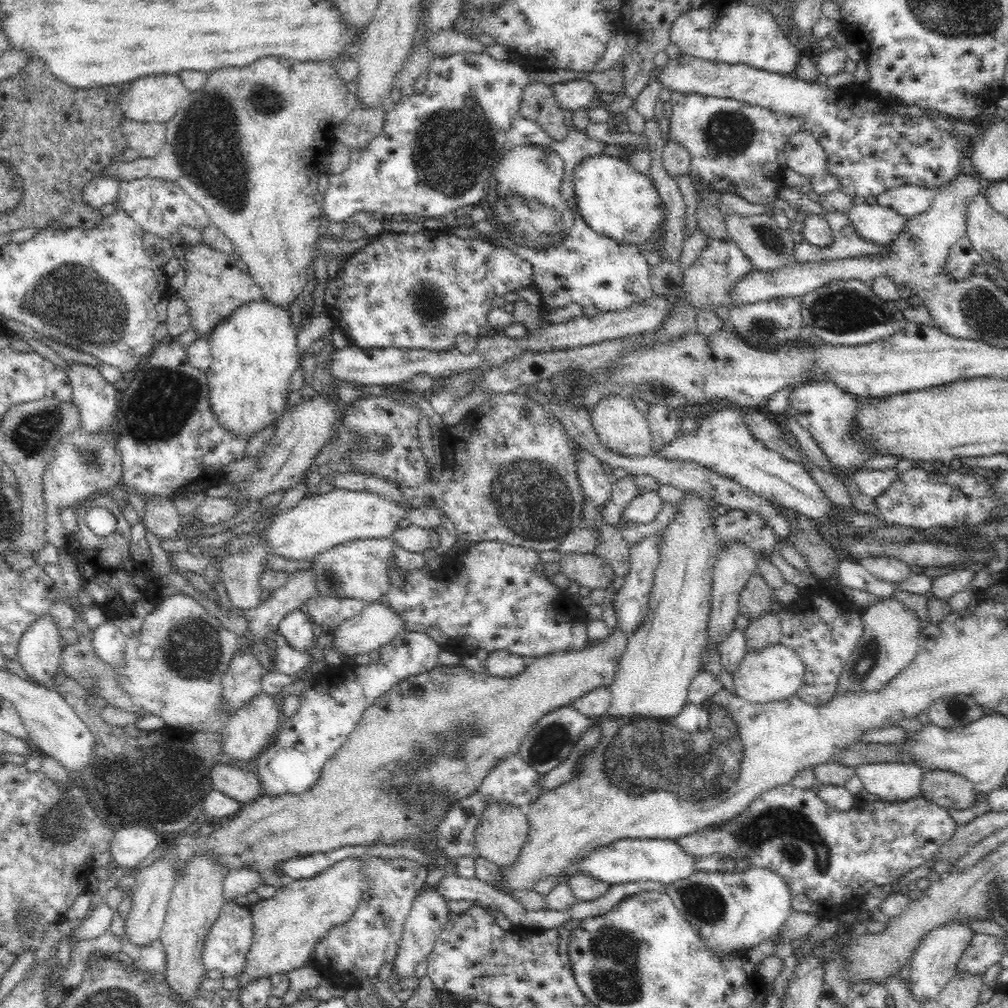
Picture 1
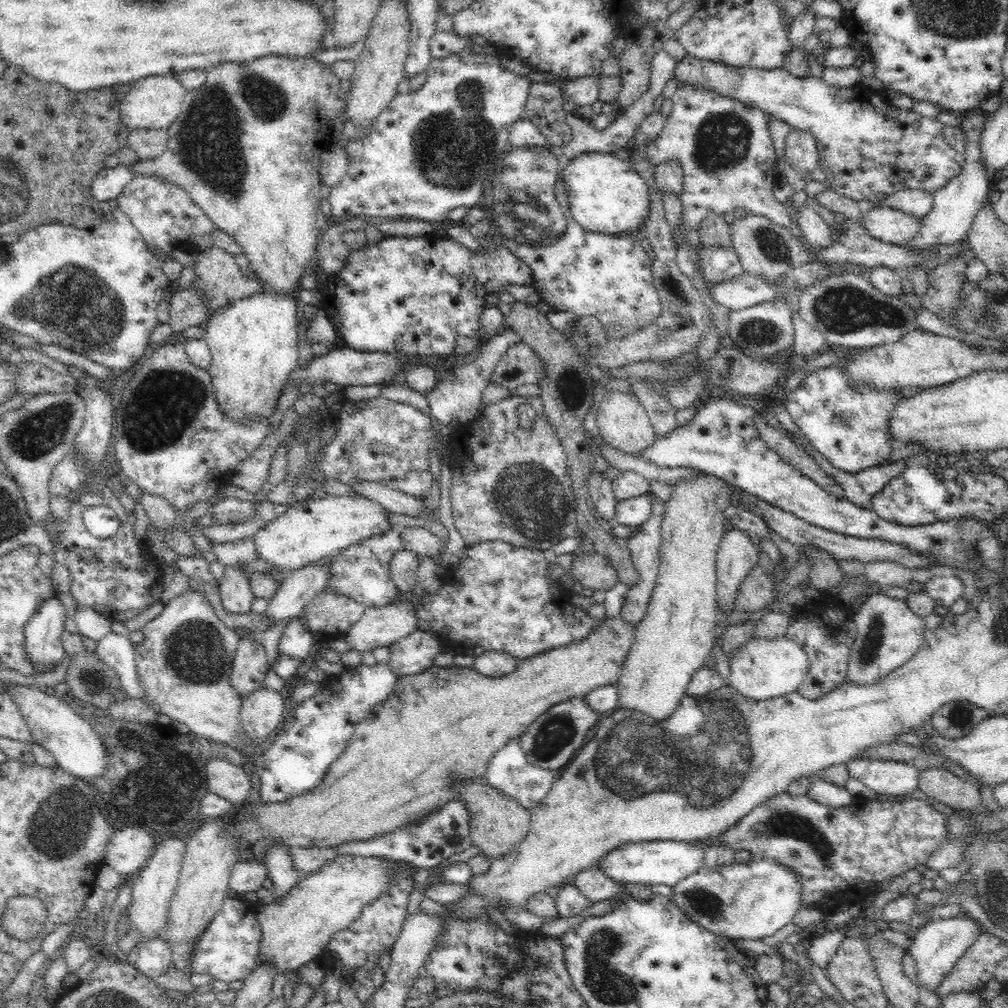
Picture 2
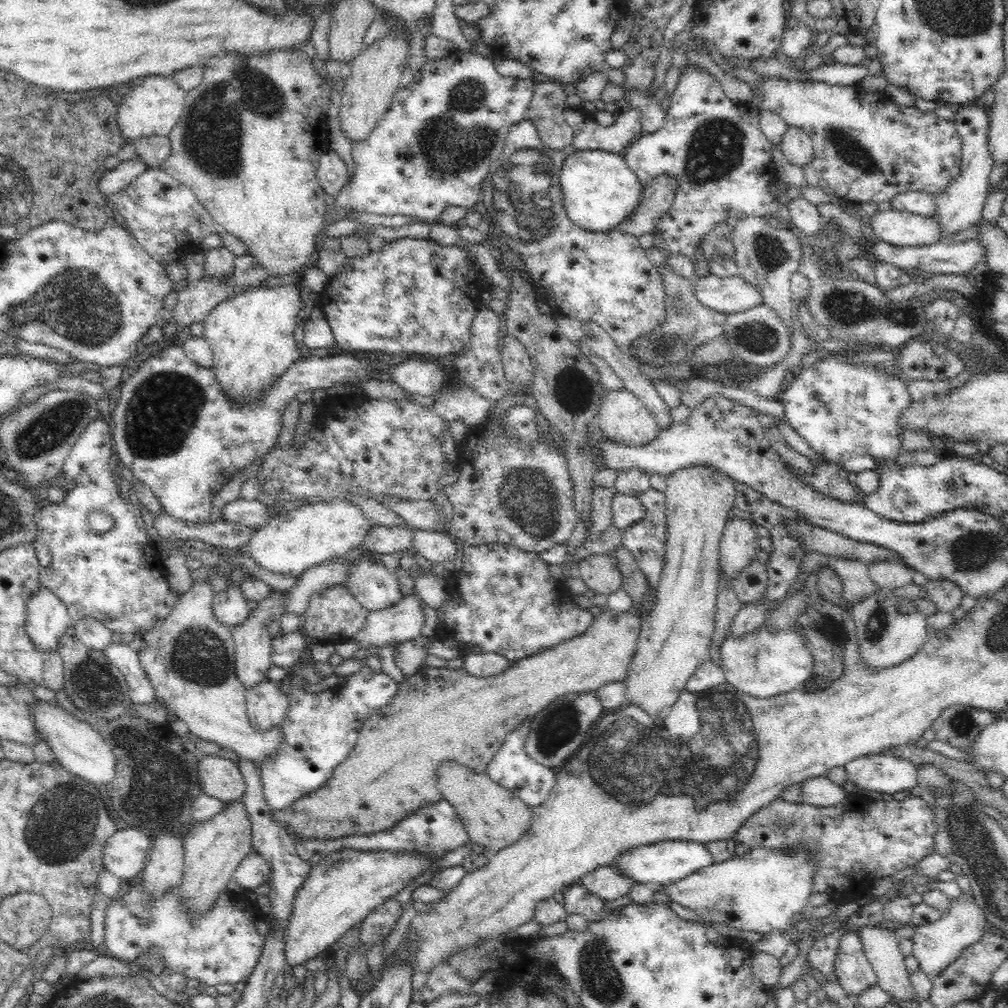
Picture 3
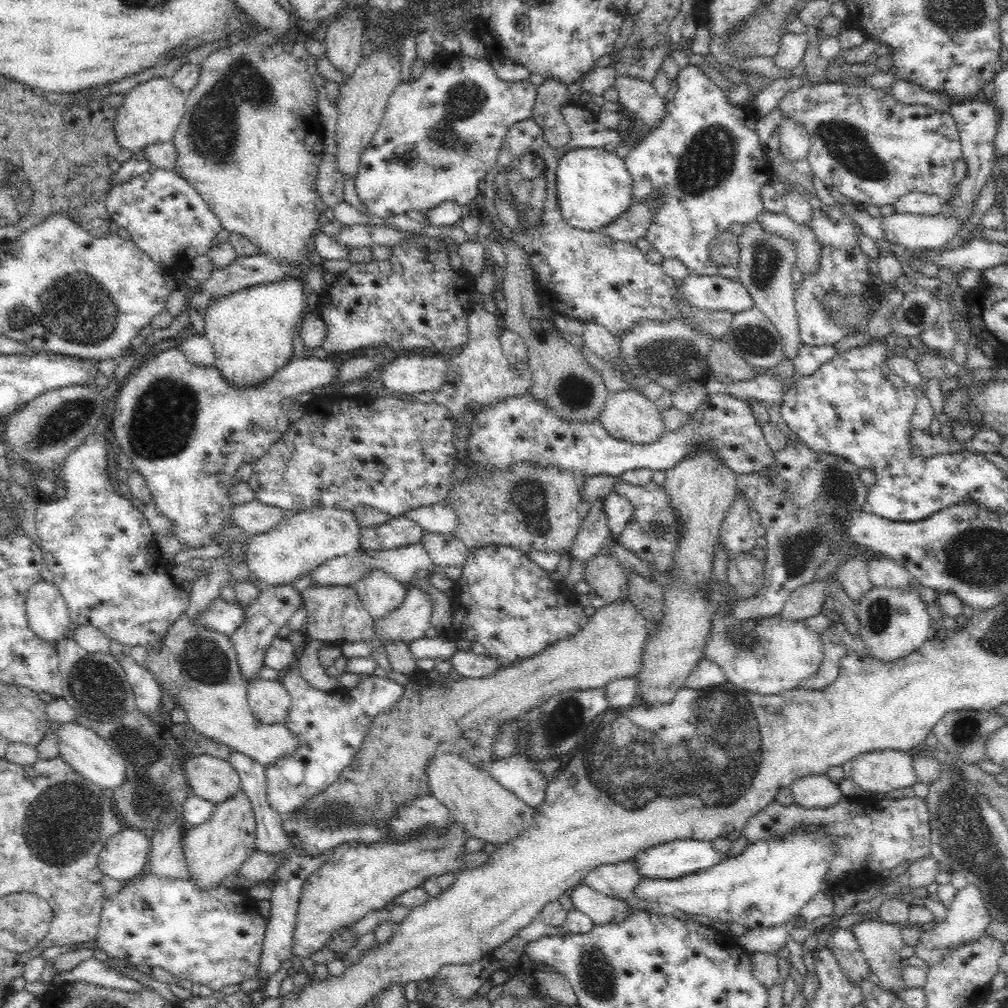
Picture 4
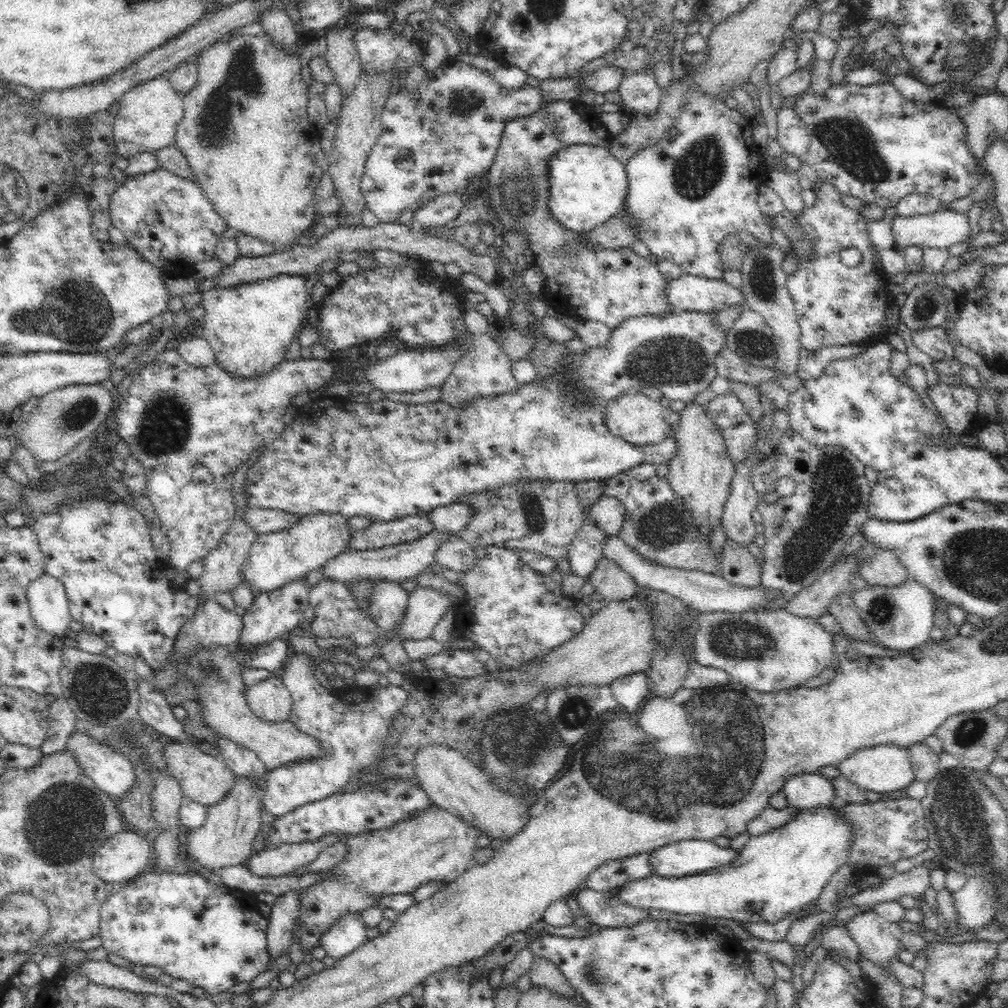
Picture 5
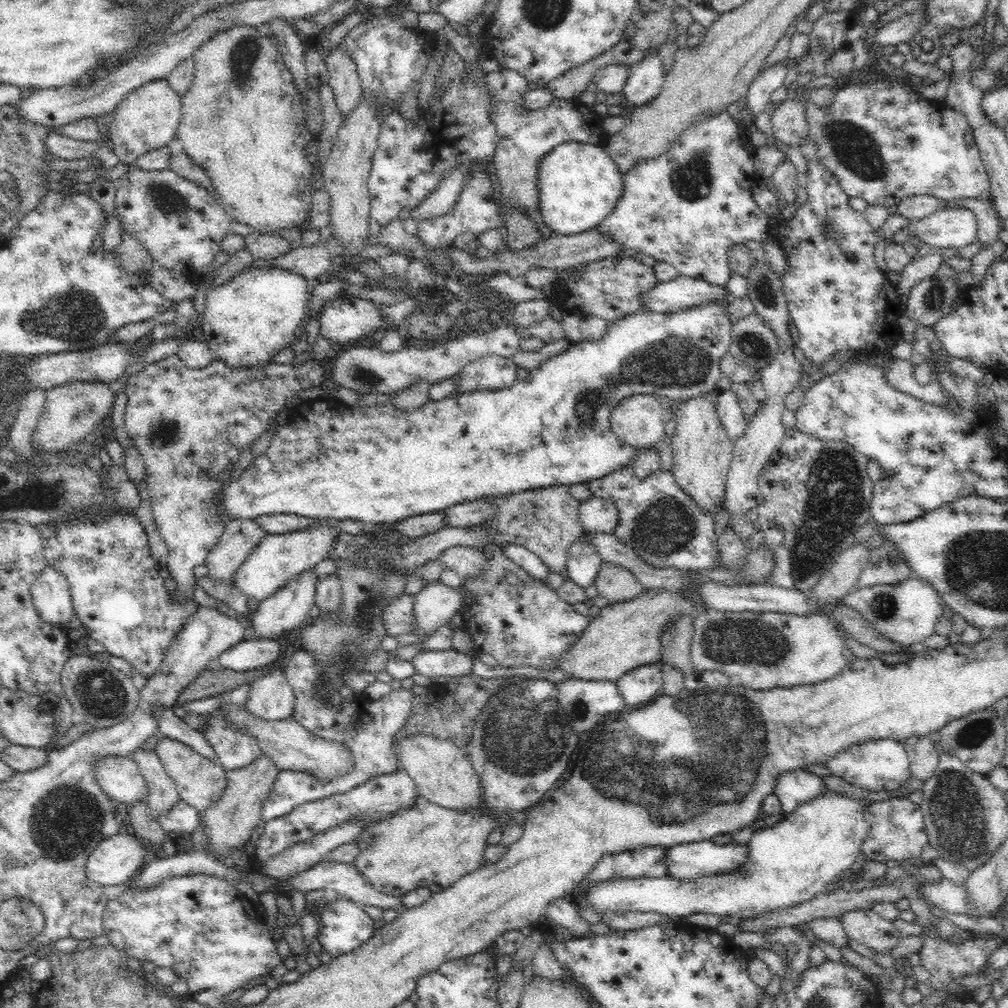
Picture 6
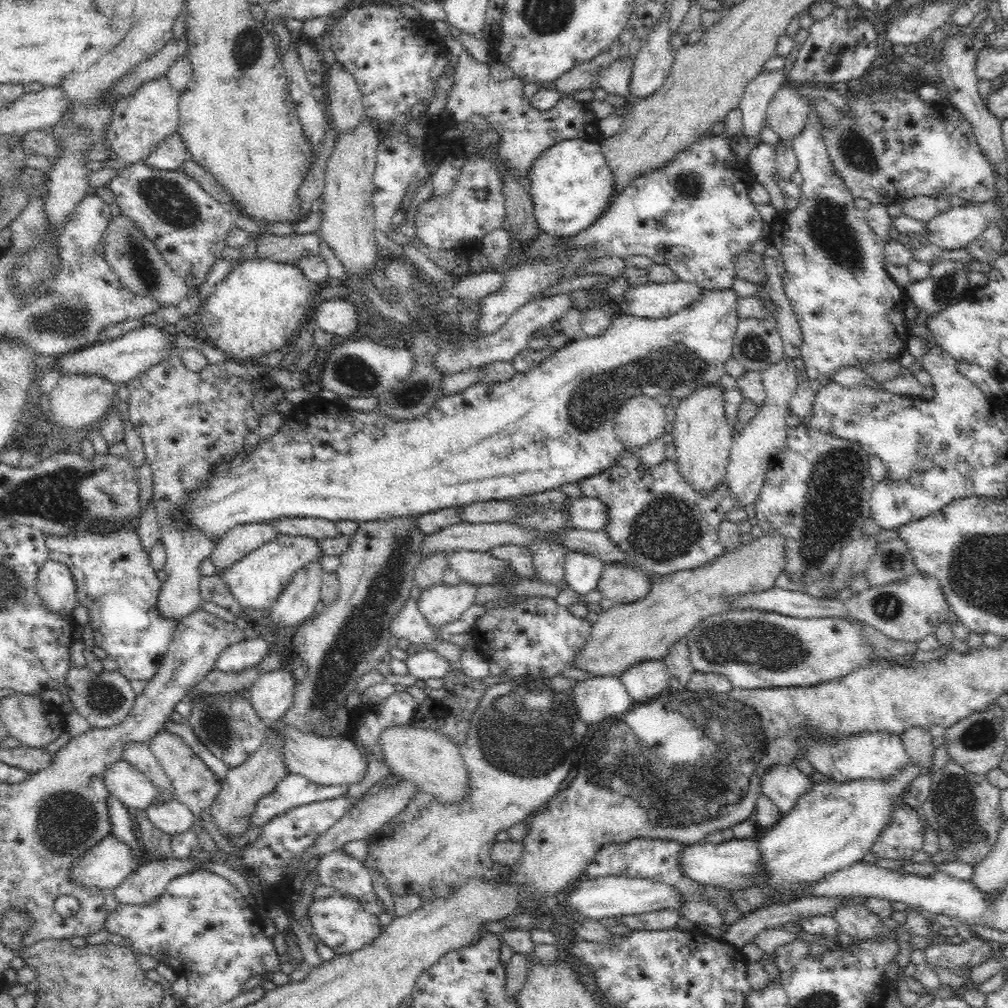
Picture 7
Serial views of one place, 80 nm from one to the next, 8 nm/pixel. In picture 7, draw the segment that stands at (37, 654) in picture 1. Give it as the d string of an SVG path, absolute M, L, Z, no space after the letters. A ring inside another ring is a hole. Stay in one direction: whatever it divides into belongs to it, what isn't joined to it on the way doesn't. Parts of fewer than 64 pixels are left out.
M48 558L48 560L41 566L37 579L39 580L37 584L37 592L43 600L43 603L52 612L72 614L72 610L74 610L74 606L79 604L79 600L76 583L69 568L61 562L56 562L56 560Z

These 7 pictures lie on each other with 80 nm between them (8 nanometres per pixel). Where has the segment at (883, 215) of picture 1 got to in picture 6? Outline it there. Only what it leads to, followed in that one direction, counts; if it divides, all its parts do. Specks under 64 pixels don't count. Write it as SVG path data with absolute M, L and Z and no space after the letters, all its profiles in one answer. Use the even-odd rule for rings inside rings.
M939 208L922 220L913 220L911 227L892 236L894 243L906 241L926 243L938 249L962 249L977 238L977 220L968 208Z

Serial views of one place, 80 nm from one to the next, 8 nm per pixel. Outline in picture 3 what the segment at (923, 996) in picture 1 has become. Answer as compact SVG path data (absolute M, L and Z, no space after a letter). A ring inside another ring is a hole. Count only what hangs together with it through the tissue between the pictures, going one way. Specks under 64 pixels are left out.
M961 892L960 896L953 898L946 913L932 923L922 923L914 927L915 933L912 939L914 955L919 968L922 969L928 978L938 976L946 965L950 964L961 950L970 944L978 942L988 927L988 919L975 901L975 896L971 892Z

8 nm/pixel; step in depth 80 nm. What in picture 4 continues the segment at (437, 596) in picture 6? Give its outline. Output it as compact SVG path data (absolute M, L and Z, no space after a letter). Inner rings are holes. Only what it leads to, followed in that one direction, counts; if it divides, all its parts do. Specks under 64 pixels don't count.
M410 586L404 602L387 617L375 621L375 636L381 640L412 640L430 636L433 600L419 587Z

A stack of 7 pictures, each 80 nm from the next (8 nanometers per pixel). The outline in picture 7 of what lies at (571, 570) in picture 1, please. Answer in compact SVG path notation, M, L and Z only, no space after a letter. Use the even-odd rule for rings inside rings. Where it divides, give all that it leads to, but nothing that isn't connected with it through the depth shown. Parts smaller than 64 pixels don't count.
M605 563L597 590L603 598L614 604L624 604L642 599L651 590L652 577L634 564Z

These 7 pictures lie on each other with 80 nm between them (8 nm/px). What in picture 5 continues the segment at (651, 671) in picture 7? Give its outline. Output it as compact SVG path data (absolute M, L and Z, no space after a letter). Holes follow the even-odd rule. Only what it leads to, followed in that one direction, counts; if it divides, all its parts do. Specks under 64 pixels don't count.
M647 670L622 676L613 680L609 685L618 704L624 706L630 713L644 704L649 698L651 689Z

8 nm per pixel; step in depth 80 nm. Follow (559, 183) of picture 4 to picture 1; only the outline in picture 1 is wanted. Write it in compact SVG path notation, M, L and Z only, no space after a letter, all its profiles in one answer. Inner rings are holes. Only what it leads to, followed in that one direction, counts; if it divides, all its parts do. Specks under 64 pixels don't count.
M604 153L586 156L574 164L572 183L579 214L597 234L645 248L657 238L660 226L665 228L664 205L658 191L628 160Z

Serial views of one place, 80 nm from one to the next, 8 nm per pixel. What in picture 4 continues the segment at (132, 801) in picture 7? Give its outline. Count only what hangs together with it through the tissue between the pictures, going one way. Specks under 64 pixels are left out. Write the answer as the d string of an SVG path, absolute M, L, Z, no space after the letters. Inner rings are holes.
M77 722L64 724L62 728L58 728L58 743L60 757L78 772L78 775L82 775L89 783L96 784L104 793L110 794L114 788L120 788L126 782L128 778L126 761L94 730Z

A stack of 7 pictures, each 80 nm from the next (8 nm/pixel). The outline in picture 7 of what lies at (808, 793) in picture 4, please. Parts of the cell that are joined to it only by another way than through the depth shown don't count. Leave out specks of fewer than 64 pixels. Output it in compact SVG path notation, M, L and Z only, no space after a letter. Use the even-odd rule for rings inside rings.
M792 763L768 768L759 781L761 796L770 800L786 814L796 806L798 798L813 786L813 781Z

